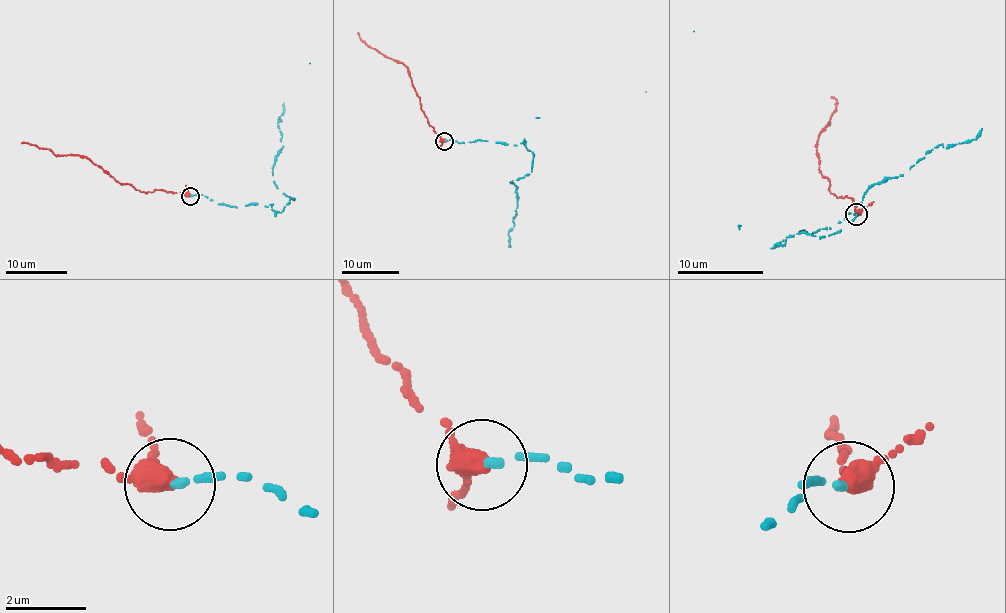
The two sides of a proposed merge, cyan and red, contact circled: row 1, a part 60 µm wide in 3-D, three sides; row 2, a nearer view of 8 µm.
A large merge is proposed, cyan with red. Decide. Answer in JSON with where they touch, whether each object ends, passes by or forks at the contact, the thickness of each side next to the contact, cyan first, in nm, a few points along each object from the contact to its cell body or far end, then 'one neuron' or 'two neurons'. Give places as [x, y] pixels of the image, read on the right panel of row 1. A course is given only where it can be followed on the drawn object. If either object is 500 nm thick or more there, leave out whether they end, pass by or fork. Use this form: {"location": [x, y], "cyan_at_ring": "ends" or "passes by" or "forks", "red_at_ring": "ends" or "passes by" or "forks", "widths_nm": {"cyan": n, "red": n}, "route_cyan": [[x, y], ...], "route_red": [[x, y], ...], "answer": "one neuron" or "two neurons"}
{"location": [856, 214], "cyan_at_ring": "ends", "red_at_ring": "passes by", "widths_nm": {"cyan": 180, "red": 360}, "route_cyan": [[855, 214], [780, 242], [829, 235], [849, 224], [875, 183], [982, 128]], "route_red": [[855, 214], [852, 199], [832, 194], [815, 146], [836, 112], [837, 102], [832, 96]], "answer": "one neuron"}

